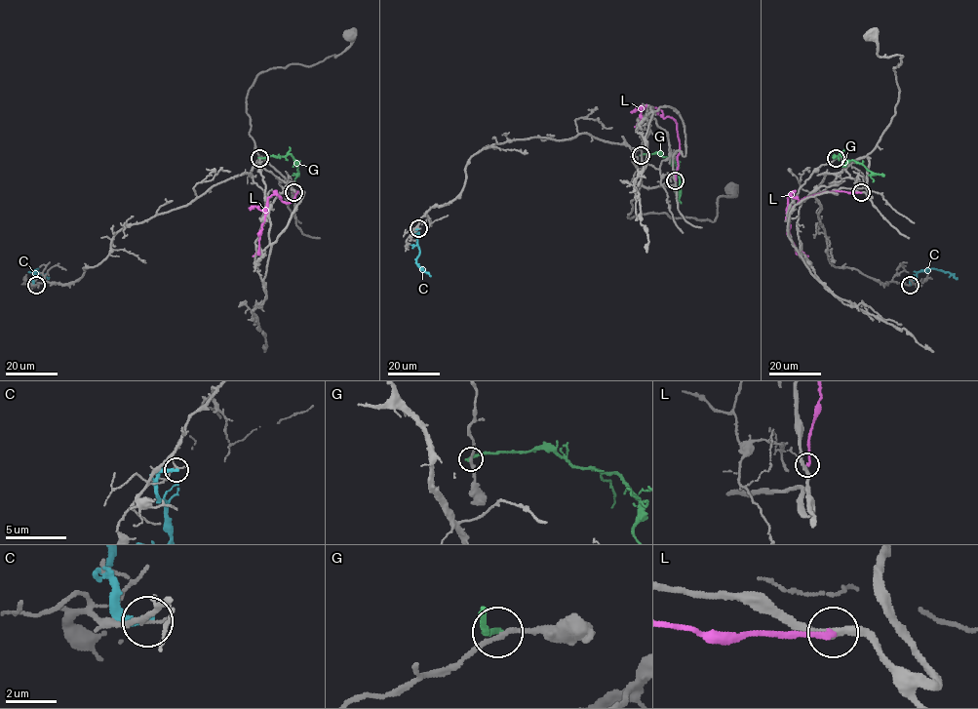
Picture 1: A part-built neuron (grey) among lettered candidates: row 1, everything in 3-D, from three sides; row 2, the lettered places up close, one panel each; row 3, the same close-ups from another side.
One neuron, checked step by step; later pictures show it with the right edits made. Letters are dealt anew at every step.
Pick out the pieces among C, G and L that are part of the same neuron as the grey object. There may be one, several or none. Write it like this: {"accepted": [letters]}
{"accepted": []}

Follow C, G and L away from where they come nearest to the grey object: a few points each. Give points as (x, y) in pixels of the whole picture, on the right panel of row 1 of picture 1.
C: (910, 285), (919, 272), (927, 268), (949, 272), (957, 277)
G: (837, 158), (835, 156), (840, 154), (883, 176)
L: (861, 192), (823, 192), (798, 203), (797, 199), (788, 196), (789, 234), (795, 249), (808, 256)

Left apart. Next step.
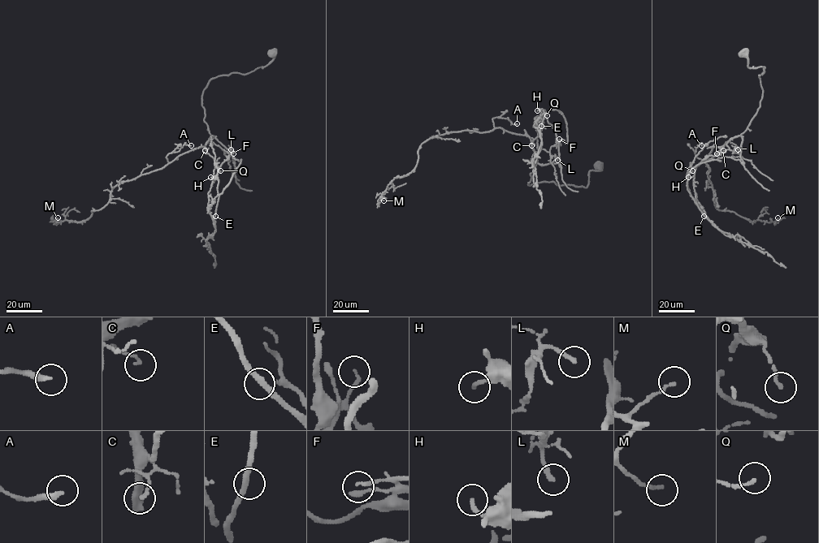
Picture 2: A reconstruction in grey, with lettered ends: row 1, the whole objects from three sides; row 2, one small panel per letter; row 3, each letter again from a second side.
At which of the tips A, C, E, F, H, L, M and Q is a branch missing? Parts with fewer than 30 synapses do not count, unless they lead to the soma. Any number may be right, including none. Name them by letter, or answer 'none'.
none

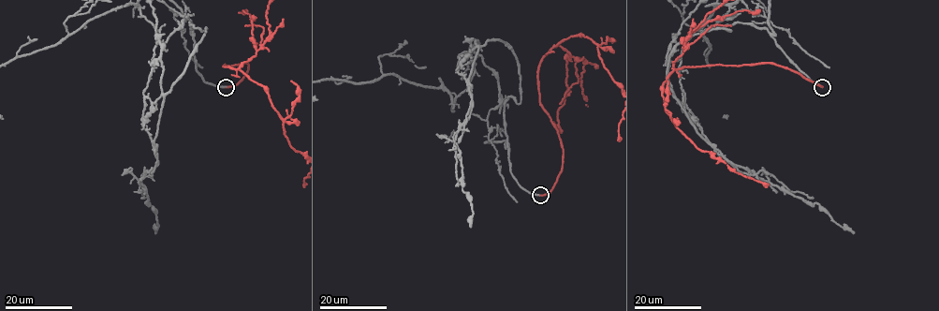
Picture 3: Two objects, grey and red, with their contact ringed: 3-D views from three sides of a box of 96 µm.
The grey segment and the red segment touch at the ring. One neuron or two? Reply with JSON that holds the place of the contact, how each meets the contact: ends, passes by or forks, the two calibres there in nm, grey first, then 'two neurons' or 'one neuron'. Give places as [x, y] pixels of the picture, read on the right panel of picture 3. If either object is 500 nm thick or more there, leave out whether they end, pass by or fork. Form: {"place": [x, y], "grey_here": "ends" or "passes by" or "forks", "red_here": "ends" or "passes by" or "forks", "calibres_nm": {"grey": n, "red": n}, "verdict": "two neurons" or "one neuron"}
{"place": [822, 87], "grey_here": "ends", "red_here": "ends", "calibres_nm": {"grey": 260, "red": 220}, "verdict": "one neuron"}

